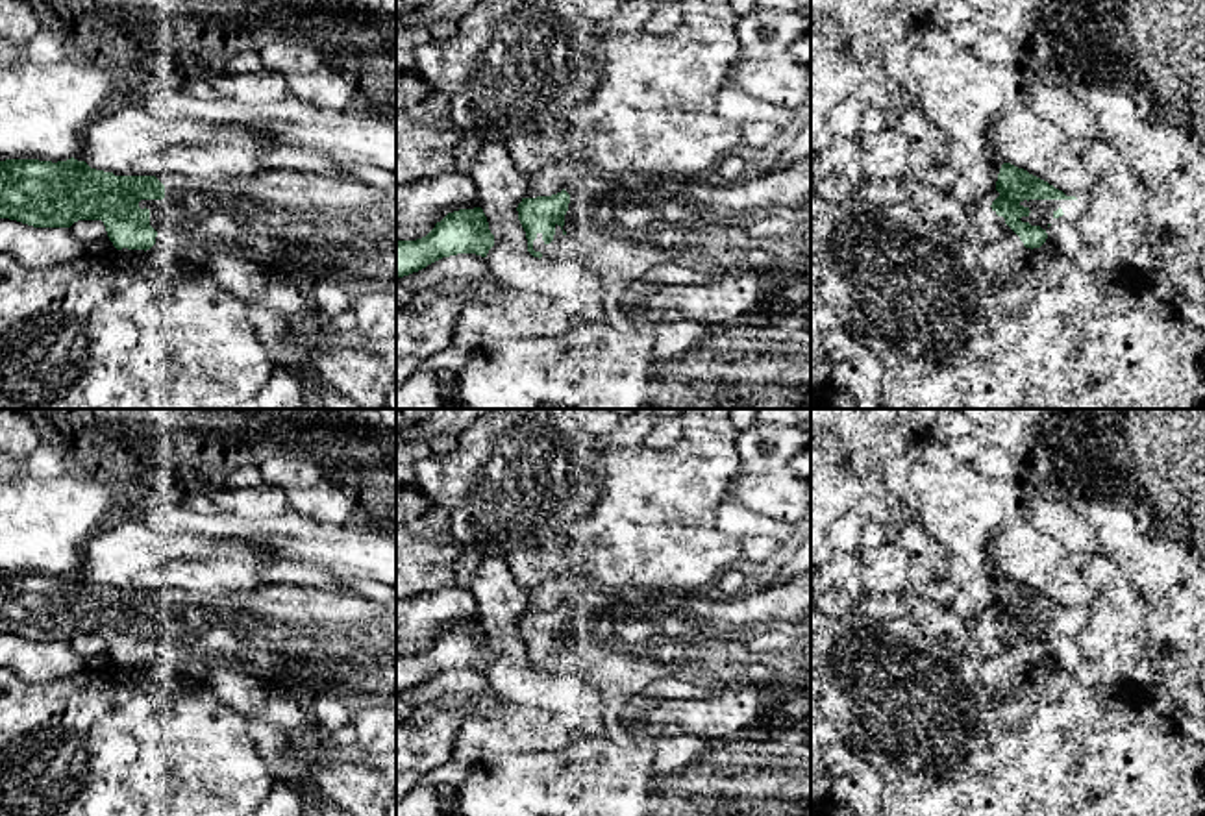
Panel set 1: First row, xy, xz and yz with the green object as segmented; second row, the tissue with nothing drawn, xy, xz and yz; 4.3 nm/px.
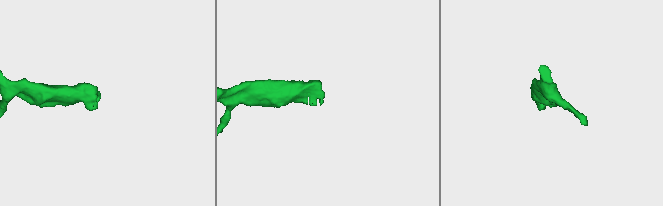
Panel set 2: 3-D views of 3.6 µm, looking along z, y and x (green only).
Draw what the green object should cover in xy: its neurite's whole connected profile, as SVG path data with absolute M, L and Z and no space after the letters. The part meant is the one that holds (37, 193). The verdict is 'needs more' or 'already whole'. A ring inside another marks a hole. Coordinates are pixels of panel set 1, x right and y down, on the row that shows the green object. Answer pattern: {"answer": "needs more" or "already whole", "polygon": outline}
{"answer": "already whole", "polygon": "M74 157L67 161L6 159L0 161L0 218L17 220L33 228L70 228L78 220L102 220L117 250L150 250L157 231L150 226L150 209L141 209L141 200L163 200L165 185L155 176L115 176L91 168Z"}

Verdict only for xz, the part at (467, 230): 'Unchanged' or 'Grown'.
Unchanged

